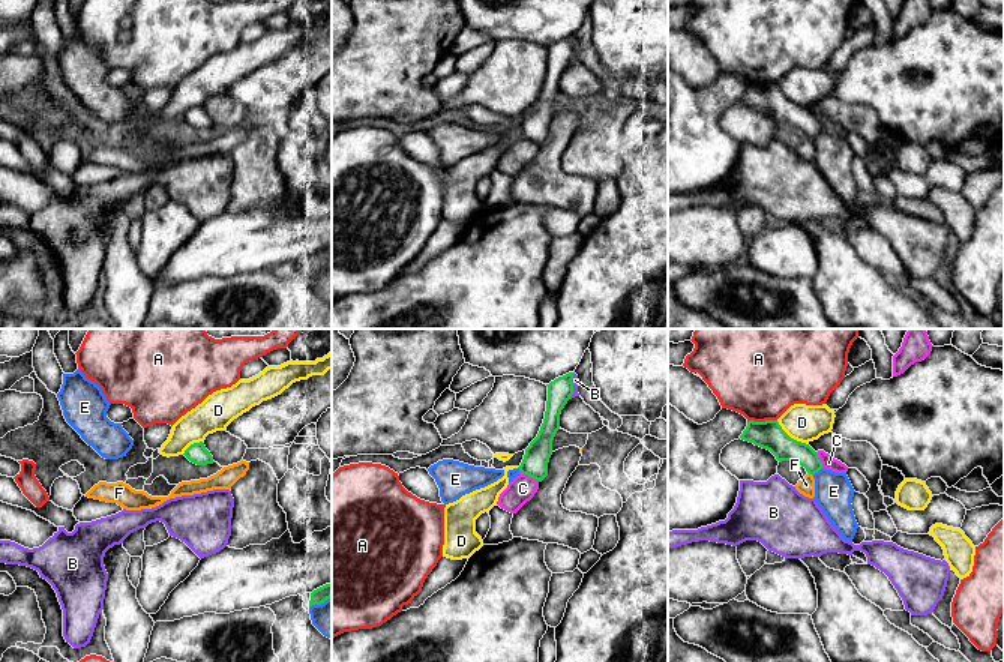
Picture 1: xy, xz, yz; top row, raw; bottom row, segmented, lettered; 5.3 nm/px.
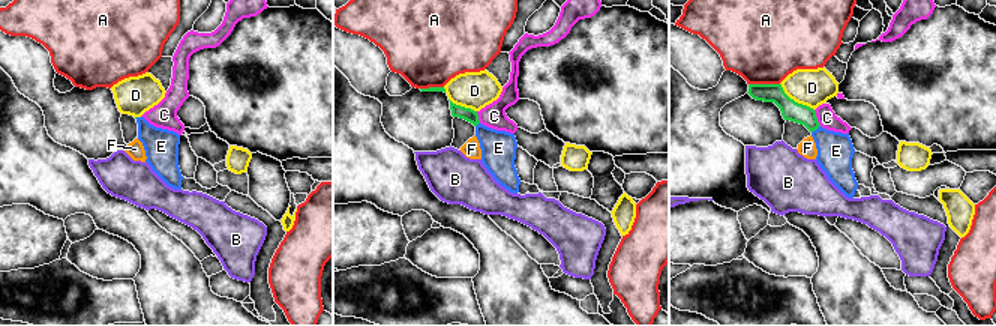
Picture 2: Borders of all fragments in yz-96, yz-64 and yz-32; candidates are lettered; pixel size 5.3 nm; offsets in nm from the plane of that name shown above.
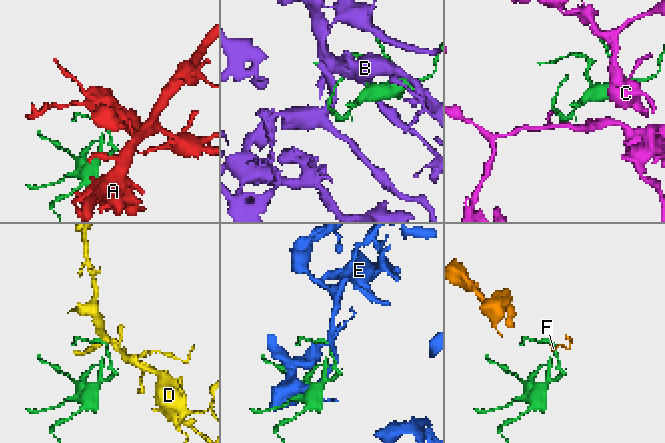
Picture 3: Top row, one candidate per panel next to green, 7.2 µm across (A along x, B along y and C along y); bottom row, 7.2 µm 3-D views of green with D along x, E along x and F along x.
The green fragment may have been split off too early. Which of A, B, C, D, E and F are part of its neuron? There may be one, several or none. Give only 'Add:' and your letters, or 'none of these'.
Add: none of these

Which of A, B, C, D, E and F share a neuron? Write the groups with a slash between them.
A / B / C / D / E / F

